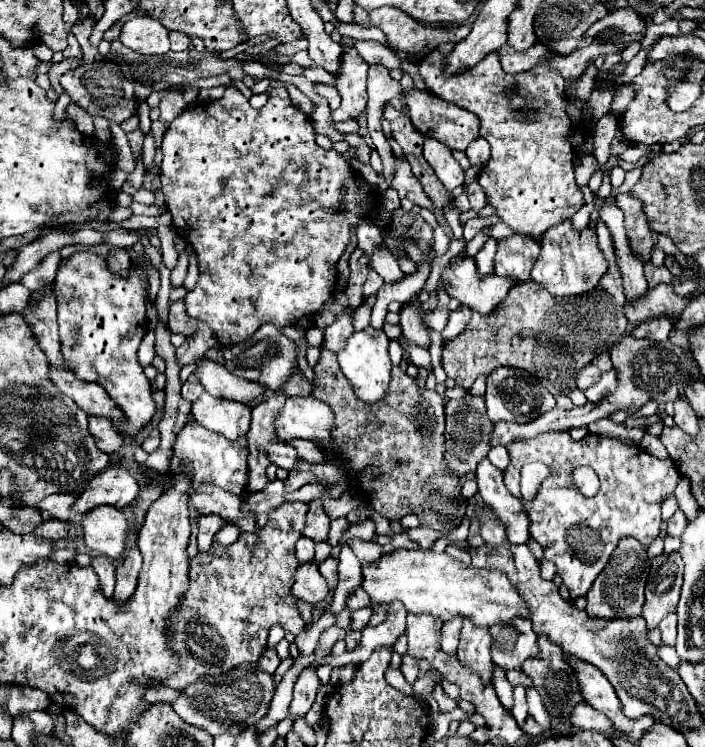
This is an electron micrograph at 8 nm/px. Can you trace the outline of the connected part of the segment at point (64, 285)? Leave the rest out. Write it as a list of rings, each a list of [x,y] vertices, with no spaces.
[[[79,250],[71,258],[61,260],[57,276],[49,288],[51,288],[58,305],[61,352],[71,362],[71,370],[75,374],[79,374],[79,378],[97,382],[107,390],[111,400],[123,410],[123,414],[127,418],[125,422],[117,422],[119,430],[123,430],[125,436],[135,436],[137,430],[141,430],[151,420],[151,416],[157,408],[155,400],[153,400],[153,384],[145,376],[143,368],[137,362],[137,348],[147,332],[147,318],[145,318],[147,288],[149,288],[147,272],[143,272],[137,266],[133,272],[133,264],[131,264],[129,276],[119,276],[109,270],[107,258],[103,254]]]

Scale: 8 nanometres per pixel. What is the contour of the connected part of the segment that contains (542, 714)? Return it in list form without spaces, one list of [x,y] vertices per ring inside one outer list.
[[[527,688],[525,694],[527,694],[527,704],[529,704],[529,714],[535,716],[535,720],[539,722],[539,726],[541,726],[543,730],[547,730],[549,718],[547,718],[547,710],[545,710],[545,706],[543,706],[543,700],[541,700],[539,692],[537,692],[535,688]]]

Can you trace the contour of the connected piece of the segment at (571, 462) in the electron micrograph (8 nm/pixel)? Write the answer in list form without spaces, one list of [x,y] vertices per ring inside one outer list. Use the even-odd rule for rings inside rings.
[[[569,432],[541,434],[527,442],[513,442],[507,450],[511,454],[511,464],[503,472],[505,486],[523,504],[531,522],[531,538],[543,546],[545,558],[555,562],[557,574],[569,588],[571,598],[587,594],[591,582],[605,568],[621,538],[633,536],[647,548],[659,536],[661,502],[673,494],[681,480],[671,458],[659,460],[639,446],[631,446],[615,438],[603,438],[599,434],[587,434],[577,442],[569,436]],[[531,460],[541,460],[553,466],[555,474],[543,482],[537,498],[527,502],[519,492],[519,470]],[[575,466],[595,468],[601,480],[597,496],[585,498],[573,486],[571,470]]]

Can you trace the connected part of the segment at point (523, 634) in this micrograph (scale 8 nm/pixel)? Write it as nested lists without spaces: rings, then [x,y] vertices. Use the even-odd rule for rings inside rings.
[[[517,618],[515,630],[517,632],[513,632],[511,628],[503,628],[503,636],[499,634],[491,646],[493,662],[507,670],[521,670],[521,664],[527,658],[541,652],[537,634],[533,632],[529,618]]]

